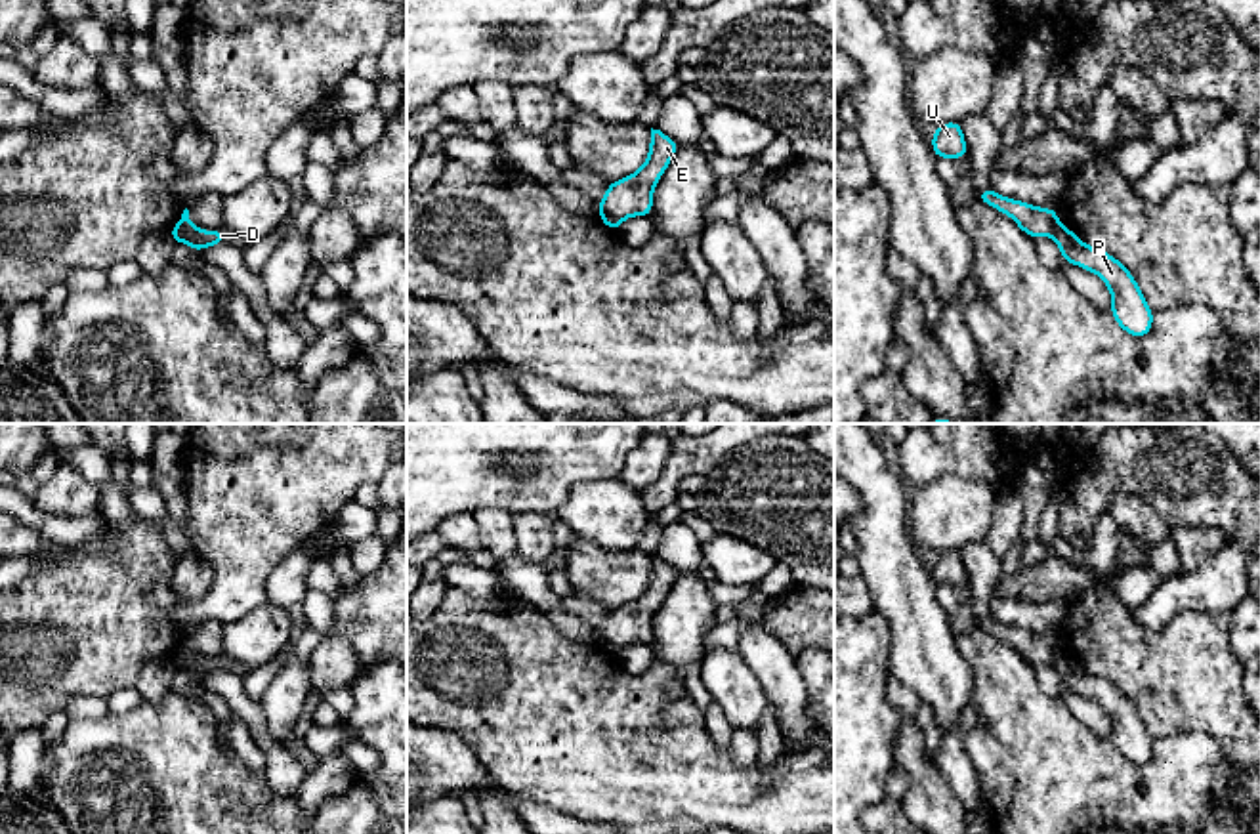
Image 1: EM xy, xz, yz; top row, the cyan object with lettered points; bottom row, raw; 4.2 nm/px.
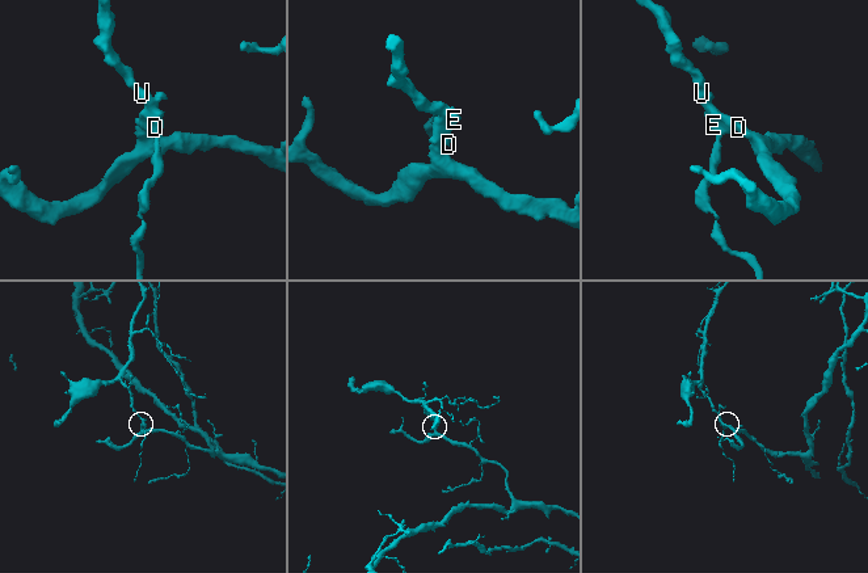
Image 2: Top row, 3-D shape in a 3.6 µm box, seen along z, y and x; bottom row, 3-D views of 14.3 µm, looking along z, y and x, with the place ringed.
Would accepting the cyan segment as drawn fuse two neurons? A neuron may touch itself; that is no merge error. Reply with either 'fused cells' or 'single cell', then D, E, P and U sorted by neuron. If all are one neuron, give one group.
fused cells; groups D E U / P

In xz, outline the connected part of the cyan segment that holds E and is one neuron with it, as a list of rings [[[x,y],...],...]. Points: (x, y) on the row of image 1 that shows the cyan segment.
[[[651,128],[649,153],[640,170],[607,183],[605,197],[598,202],[599,216],[626,219],[634,216],[653,218],[653,191],[678,151],[678,141]]]

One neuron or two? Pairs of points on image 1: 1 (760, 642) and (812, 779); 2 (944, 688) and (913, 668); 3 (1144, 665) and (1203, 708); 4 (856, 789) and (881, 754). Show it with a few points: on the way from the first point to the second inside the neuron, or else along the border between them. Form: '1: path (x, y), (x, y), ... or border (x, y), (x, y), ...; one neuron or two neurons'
1: border (814, 749), (793, 754); two neurons
2: path (936, 680), (921, 668); one neuron
3: path (1159, 670), (1169, 674), (1188, 693); one neuron
4: path (856, 781), (873, 762); one neuron

